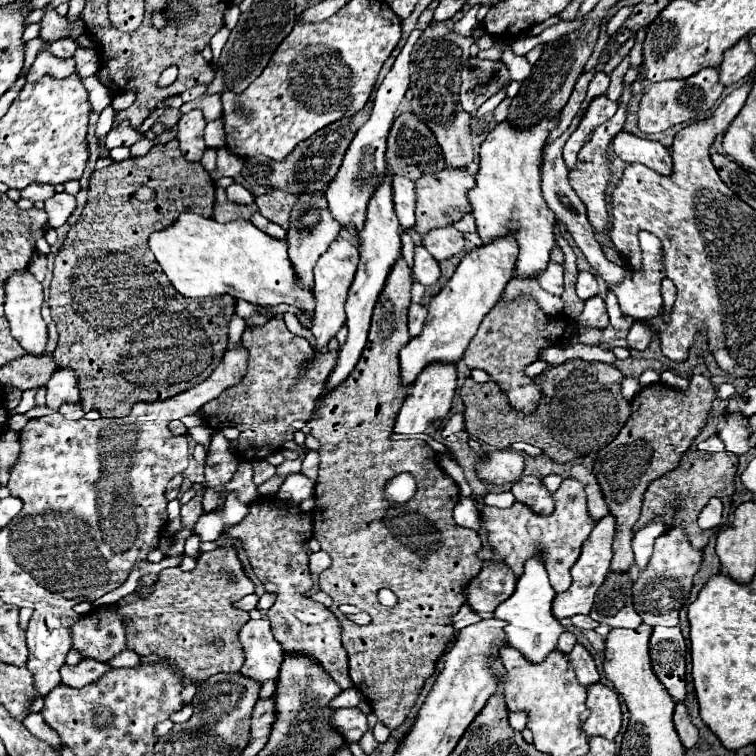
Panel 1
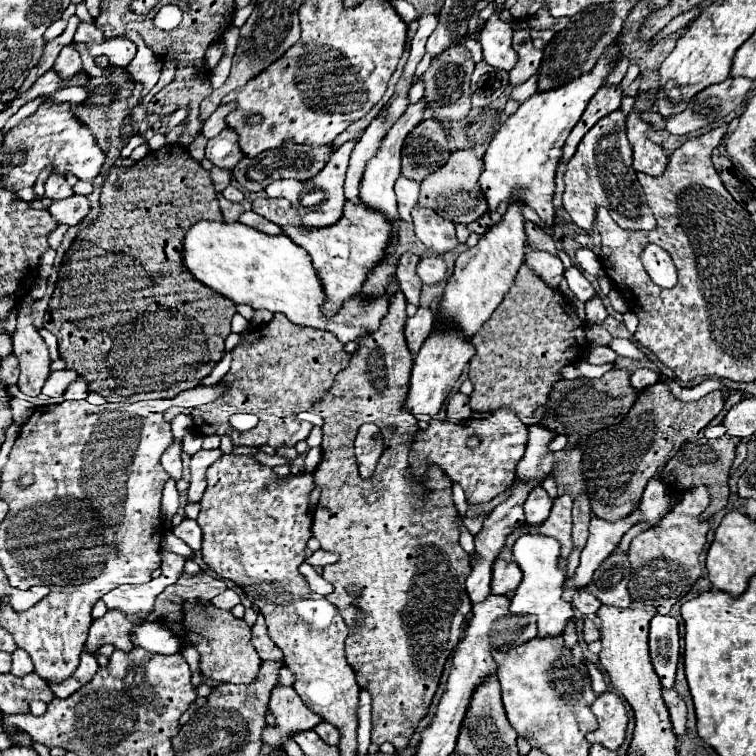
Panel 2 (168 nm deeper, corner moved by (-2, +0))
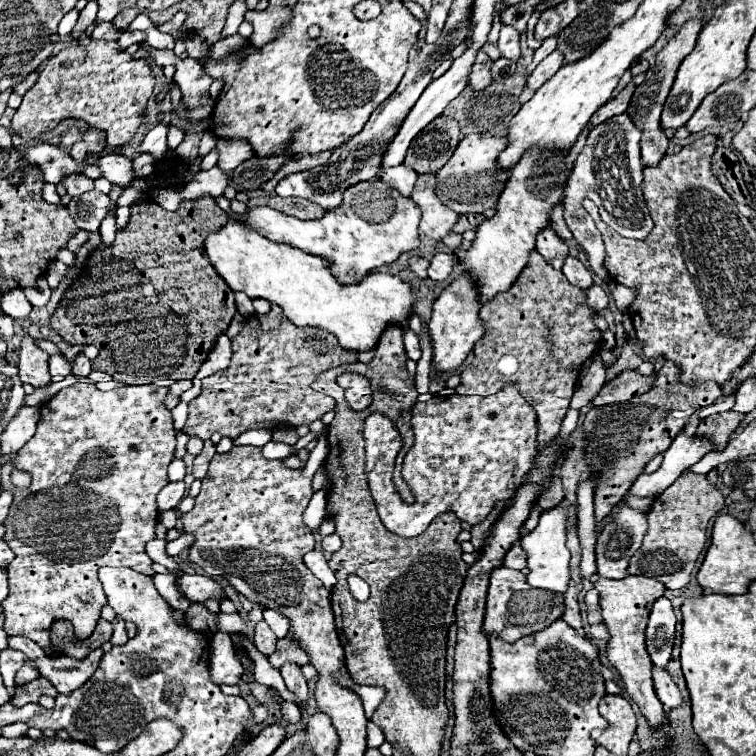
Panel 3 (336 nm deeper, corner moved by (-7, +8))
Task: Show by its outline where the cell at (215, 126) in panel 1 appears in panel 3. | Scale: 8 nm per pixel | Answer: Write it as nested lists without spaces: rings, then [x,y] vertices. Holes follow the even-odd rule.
[[[219,138],[217,140],[217,154],[219,154],[219,168],[223,172],[235,170],[243,160],[253,156],[253,148],[247,140],[229,140],[229,138]]]

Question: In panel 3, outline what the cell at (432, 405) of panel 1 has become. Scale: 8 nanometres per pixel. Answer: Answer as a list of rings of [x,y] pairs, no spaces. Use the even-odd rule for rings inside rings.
[[[463,274],[455,282],[451,282],[441,292],[441,296],[435,300],[433,314],[429,320],[429,334],[433,340],[433,360],[431,360],[433,370],[447,374],[465,362],[465,358],[469,356],[469,352],[473,350],[473,346],[485,332],[483,324],[479,320],[479,308],[481,306],[477,300],[475,282],[467,274]]]

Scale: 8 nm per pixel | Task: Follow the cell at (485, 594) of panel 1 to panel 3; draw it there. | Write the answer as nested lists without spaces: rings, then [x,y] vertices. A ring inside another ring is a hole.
[[[515,542],[509,548],[509,552],[505,554],[503,566],[511,568],[511,570],[523,570],[523,568],[527,568],[527,556],[525,556],[525,552],[523,552],[523,548],[521,548],[519,542]]]

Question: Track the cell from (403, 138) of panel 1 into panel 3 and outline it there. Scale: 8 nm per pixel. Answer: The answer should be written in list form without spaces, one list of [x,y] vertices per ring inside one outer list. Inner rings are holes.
[[[441,114],[413,138],[405,156],[405,166],[413,168],[417,174],[435,174],[451,158],[459,140],[457,120]]]

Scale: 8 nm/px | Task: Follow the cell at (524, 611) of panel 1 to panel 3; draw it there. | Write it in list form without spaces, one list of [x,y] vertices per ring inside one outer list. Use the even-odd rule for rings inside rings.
[[[555,506],[553,510],[545,510],[539,518],[537,528],[521,538],[521,546],[527,552],[527,564],[529,564],[527,584],[531,588],[547,590],[547,592],[553,592],[553,594],[565,594],[567,592],[571,552],[565,546],[565,532],[567,532],[565,524],[567,524],[565,510],[561,506]]]

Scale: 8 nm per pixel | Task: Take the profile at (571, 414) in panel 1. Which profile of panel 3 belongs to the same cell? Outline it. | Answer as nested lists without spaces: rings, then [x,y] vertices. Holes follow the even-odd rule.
[[[623,370],[613,380],[605,382],[599,390],[599,394],[591,400],[593,406],[607,406],[607,404],[619,404],[627,402],[633,396],[645,394],[653,386],[653,376],[643,376],[637,370]]]

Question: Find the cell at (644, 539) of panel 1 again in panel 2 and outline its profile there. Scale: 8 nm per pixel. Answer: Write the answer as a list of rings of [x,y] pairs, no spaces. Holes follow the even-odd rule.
[[[654,476],[646,484],[640,500],[640,508],[642,508],[642,522],[648,522],[650,526],[656,526],[662,520],[662,516],[672,508],[668,488],[666,484],[662,484],[660,476]]]

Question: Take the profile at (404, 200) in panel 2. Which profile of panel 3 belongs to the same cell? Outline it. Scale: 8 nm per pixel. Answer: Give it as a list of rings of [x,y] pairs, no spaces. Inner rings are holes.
[[[401,164],[401,166],[389,168],[387,172],[383,172],[381,180],[383,180],[389,188],[401,192],[401,196],[409,198],[409,196],[411,196],[411,190],[413,190],[413,186],[415,186],[415,182],[417,182],[417,172]]]

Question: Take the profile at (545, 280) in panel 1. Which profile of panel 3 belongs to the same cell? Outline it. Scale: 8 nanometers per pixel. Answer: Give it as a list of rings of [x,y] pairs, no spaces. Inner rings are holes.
[[[549,226],[543,228],[543,230],[537,234],[537,246],[535,246],[535,250],[537,250],[555,270],[561,270],[565,258],[569,256],[567,244],[565,244]]]

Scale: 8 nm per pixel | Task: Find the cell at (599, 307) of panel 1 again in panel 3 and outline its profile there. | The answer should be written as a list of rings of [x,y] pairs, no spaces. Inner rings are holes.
[[[593,284],[585,294],[587,294],[587,306],[593,308],[595,312],[601,312],[603,308],[609,306],[609,298],[607,298],[607,294],[605,294],[605,290],[601,286]]]

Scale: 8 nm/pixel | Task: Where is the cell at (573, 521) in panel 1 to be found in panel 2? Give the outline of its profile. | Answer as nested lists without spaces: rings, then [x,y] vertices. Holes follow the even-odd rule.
[[[564,494],[560,498],[554,500],[552,512],[548,516],[546,522],[542,522],[540,526],[530,530],[532,534],[544,534],[544,536],[552,536],[560,542],[562,546],[562,558],[560,558],[560,568],[566,568],[566,560],[572,552],[572,498],[570,494]]]

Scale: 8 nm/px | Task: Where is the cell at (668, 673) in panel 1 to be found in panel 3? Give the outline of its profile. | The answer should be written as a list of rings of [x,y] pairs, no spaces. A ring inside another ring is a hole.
[[[663,596],[655,600],[647,626],[647,652],[657,668],[665,668],[671,660],[675,640],[675,612],[671,602]]]

